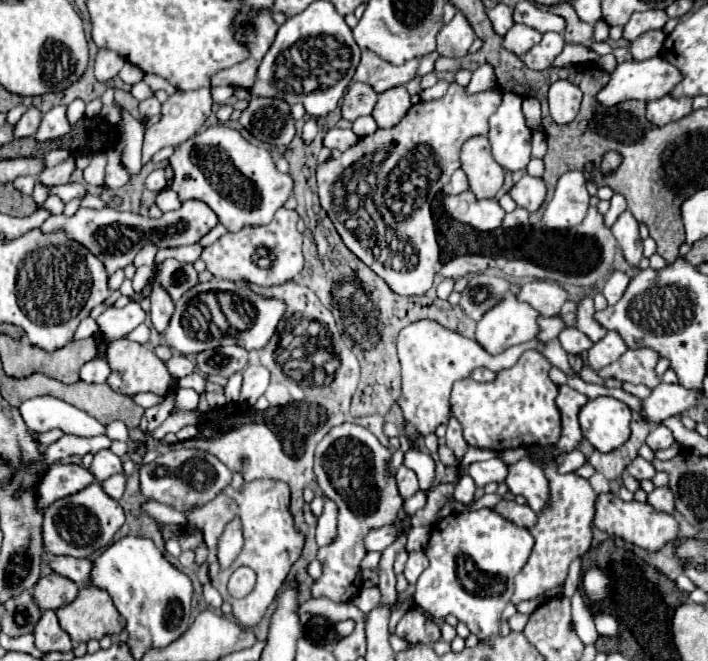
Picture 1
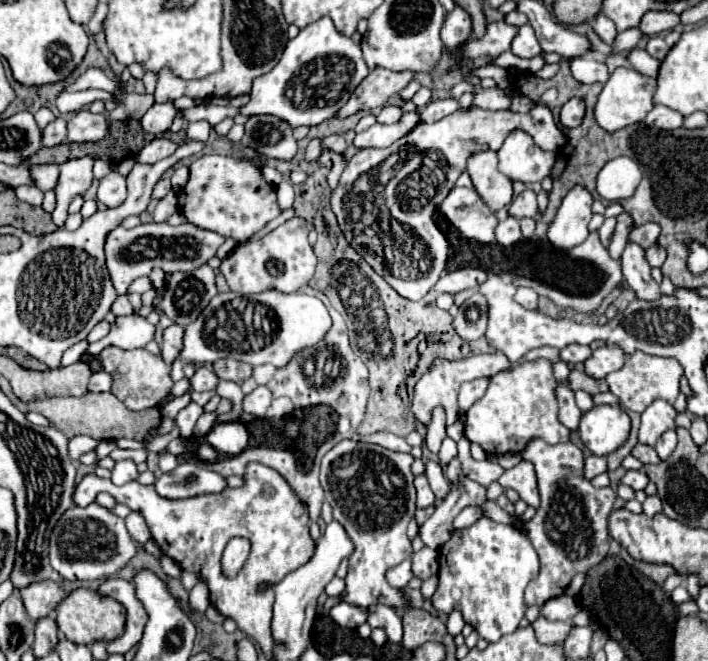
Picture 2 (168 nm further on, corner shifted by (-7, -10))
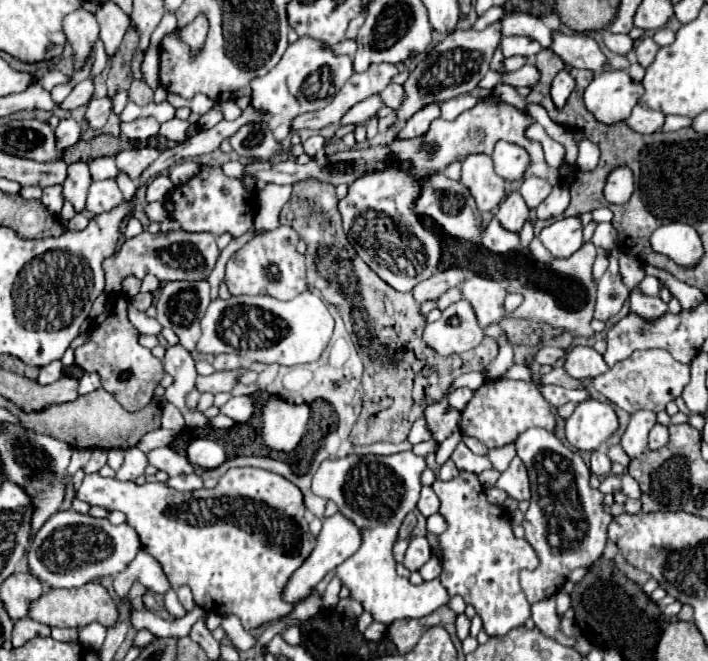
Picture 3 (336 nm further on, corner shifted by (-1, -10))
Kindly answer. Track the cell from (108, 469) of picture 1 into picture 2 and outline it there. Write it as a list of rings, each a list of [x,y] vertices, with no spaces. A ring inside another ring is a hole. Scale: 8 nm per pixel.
[[[121,460],[121,462],[115,464],[111,480],[113,480],[115,484],[127,484],[127,482],[131,482],[131,480],[137,480],[137,476],[139,476],[137,464],[135,464],[133,460]]]

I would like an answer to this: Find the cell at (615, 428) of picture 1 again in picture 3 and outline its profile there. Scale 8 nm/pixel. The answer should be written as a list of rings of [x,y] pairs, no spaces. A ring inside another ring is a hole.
[[[589,398],[577,404],[575,412],[567,418],[565,436],[577,450],[597,450],[617,428],[619,420],[613,406]]]

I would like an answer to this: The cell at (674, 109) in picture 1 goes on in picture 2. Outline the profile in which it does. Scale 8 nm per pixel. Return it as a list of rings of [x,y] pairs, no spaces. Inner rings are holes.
[[[653,106],[653,110],[643,120],[647,126],[659,128],[659,130],[675,130],[683,126],[683,116],[667,106]]]

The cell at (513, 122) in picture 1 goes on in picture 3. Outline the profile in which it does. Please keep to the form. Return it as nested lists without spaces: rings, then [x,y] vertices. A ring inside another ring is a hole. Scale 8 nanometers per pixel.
[[[497,142],[493,152],[495,172],[505,180],[521,180],[531,166],[529,152],[511,142]]]

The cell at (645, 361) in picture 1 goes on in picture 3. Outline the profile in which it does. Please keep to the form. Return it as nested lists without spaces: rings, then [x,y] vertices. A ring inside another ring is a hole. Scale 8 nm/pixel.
[[[643,350],[643,352],[633,352],[629,358],[617,362],[609,372],[597,376],[597,378],[593,380],[593,388],[595,388],[599,394],[603,394],[609,402],[613,402],[615,406],[619,406],[619,408],[623,408],[625,412],[633,414],[633,412],[643,410],[643,408],[653,410],[653,412],[665,410],[665,406],[667,406],[671,400],[675,400],[675,398],[681,396],[681,390],[685,388],[687,382],[689,382],[689,366],[687,366],[687,364],[677,362],[667,350]]]

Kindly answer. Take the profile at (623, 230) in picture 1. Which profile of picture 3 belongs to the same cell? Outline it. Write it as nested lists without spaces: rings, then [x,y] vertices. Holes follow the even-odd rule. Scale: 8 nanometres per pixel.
[[[635,286],[629,294],[629,304],[631,310],[647,320],[655,320],[659,316],[663,316],[667,312],[667,304],[659,298],[659,296],[647,296],[639,290],[639,286]]]

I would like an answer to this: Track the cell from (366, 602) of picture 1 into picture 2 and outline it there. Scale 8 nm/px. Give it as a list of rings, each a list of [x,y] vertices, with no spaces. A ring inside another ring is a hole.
[[[341,602],[337,606],[333,606],[329,610],[329,616],[335,624],[339,626],[361,626],[367,618],[367,608],[361,608],[361,606],[355,606],[355,604],[347,604],[347,602]]]

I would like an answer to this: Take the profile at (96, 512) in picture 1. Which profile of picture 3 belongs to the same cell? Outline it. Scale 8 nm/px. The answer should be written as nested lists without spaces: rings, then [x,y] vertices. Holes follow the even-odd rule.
[[[59,510],[37,532],[29,546],[27,562],[31,574],[51,588],[73,588],[103,576],[119,574],[133,562],[139,550],[141,542],[129,524],[115,526],[107,518],[95,518],[75,510]]]

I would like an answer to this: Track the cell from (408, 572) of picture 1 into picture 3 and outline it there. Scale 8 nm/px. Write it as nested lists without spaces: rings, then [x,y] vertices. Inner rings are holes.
[[[411,538],[409,542],[409,548],[405,552],[405,558],[403,558],[403,566],[411,572],[419,570],[427,560],[431,558],[431,548],[427,544],[425,538]]]

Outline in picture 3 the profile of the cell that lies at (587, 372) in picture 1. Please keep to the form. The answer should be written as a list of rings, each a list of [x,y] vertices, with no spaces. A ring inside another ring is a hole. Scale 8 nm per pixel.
[[[553,368],[549,374],[541,376],[541,384],[557,384],[563,388],[587,388],[591,380],[575,380],[569,378],[569,374],[565,374],[563,368]]]

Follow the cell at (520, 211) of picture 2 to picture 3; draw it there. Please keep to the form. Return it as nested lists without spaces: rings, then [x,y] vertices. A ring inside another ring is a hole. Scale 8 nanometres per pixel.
[[[511,192],[499,206],[495,218],[511,232],[519,232],[523,222],[529,218],[529,208],[519,192]]]

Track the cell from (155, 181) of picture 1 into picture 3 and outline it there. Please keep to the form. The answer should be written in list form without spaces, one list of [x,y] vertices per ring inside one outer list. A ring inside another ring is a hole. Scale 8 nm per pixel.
[[[157,176],[149,186],[147,186],[147,200],[149,202],[165,202],[169,198],[169,194],[173,192],[173,182],[169,180],[169,176]]]

